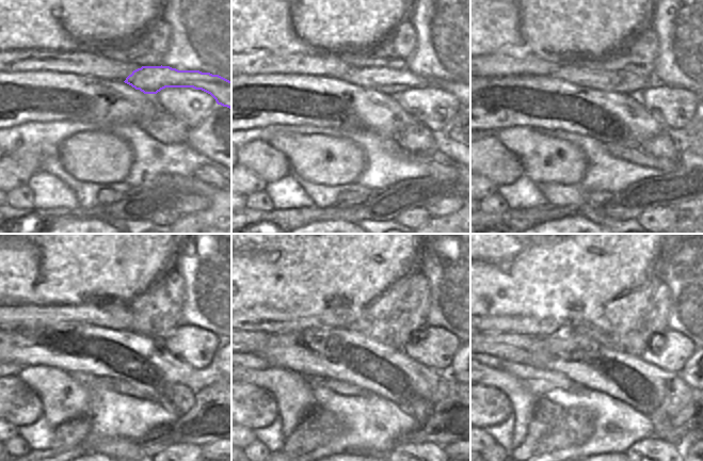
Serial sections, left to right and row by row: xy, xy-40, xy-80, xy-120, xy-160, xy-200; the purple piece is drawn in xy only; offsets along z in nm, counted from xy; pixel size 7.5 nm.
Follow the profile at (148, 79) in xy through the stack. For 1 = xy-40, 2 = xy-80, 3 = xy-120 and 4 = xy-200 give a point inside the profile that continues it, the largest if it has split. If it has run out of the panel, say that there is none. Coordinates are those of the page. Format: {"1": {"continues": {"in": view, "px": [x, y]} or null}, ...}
{"1": {"continues": {"in": "xy-40", "px": [390, 81]}}, "2": {"continues": {"in": "xy-80", "px": [621, 81]}}, "3": {"continues": {"in": "xy-120", "px": [116, 316]}}, "4": {"continues": {"in": "xy-200", "px": [532, 327]}}}

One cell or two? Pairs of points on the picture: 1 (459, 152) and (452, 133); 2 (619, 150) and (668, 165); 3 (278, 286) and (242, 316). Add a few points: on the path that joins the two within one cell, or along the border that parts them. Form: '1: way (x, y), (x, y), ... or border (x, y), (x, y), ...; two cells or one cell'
1: way (459, 147), (459, 140), (457, 138); one cell
2: way (630, 154), (656, 163); one cell
3: border (242, 308), (271, 307), (276, 311); two cells

